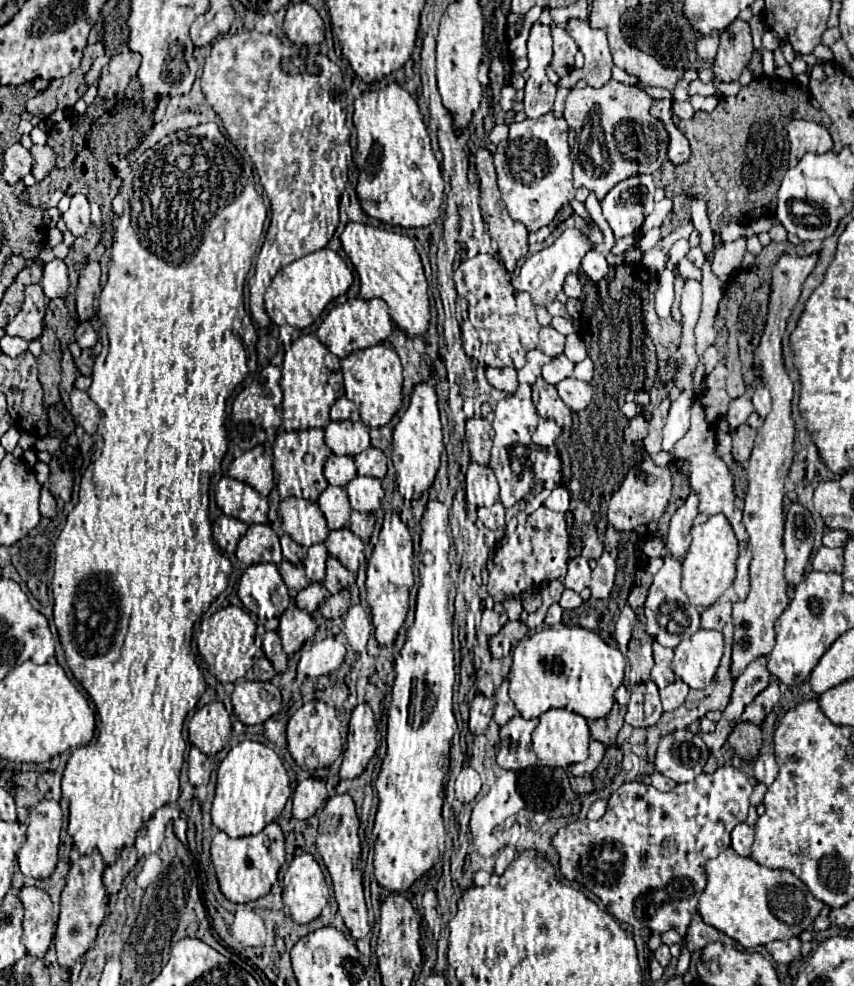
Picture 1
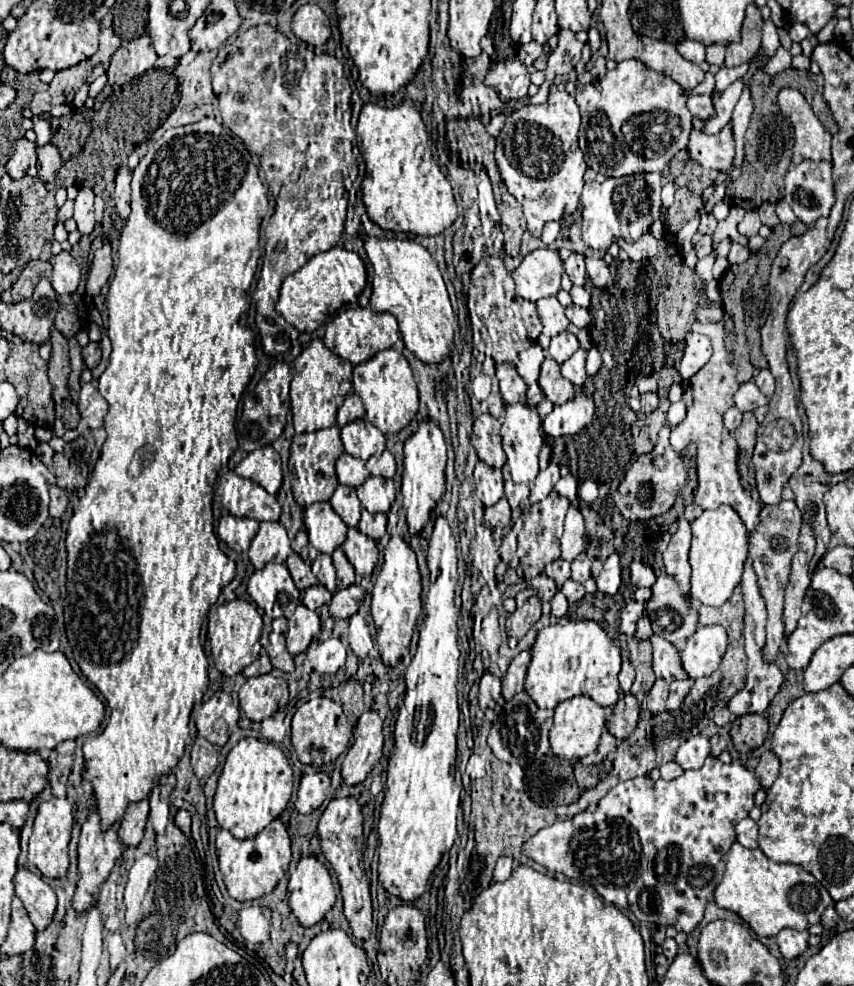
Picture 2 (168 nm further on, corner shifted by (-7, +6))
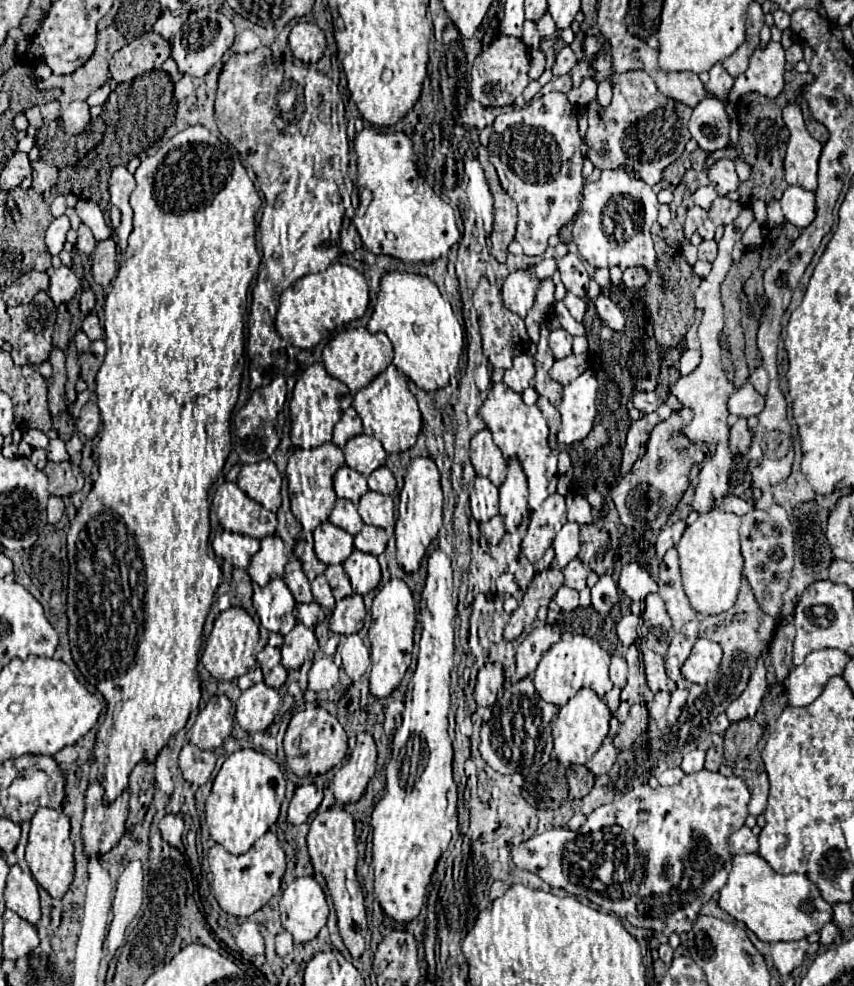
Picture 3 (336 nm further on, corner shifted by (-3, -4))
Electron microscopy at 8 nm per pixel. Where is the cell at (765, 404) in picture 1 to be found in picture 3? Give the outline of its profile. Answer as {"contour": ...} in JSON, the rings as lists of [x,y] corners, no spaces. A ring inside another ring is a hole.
{"contour":[[[759,366],[759,368],[755,368],[753,372],[751,372],[751,376],[749,376],[749,382],[755,386],[755,390],[759,392],[759,394],[767,394],[767,384],[769,384],[769,378],[767,378],[767,372],[765,372],[765,368],[763,366]]]}

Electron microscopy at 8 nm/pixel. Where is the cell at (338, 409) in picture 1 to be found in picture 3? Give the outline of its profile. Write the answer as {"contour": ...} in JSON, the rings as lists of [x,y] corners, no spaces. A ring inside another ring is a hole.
{"contour":[[[347,408],[345,414],[341,416],[341,420],[337,422],[335,430],[333,430],[333,442],[343,448],[345,442],[349,438],[355,438],[363,432],[363,426],[361,426],[361,418],[357,416],[357,412],[353,408]]]}

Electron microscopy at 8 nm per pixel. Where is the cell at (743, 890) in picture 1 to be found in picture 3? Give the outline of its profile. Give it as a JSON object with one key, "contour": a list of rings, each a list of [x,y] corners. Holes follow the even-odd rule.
{"contour":[[[757,852],[735,856],[727,884],[719,892],[719,906],[743,922],[763,942],[801,940],[819,932],[833,918],[833,908],[805,874],[777,874]]]}

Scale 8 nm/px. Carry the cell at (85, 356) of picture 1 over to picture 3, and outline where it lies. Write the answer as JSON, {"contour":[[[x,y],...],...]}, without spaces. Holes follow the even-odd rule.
{"contour":[[[85,352],[79,356],[79,366],[81,366],[81,378],[89,384],[89,388],[95,384],[95,376],[101,368],[101,362],[91,354],[91,352]]]}

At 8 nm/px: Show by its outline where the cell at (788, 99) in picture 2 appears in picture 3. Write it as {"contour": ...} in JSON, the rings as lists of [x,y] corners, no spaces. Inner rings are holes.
{"contour":[[[787,104],[783,120],[791,132],[785,154],[785,180],[789,186],[801,186],[805,190],[817,188],[817,162],[821,144],[807,132],[801,108]]]}

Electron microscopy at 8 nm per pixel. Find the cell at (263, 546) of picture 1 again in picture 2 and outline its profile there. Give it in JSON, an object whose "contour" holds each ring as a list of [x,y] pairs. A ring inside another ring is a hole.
{"contour":[[[261,522],[259,532],[247,550],[247,556],[255,568],[263,568],[269,560],[285,562],[292,553],[291,541],[279,522]]]}

